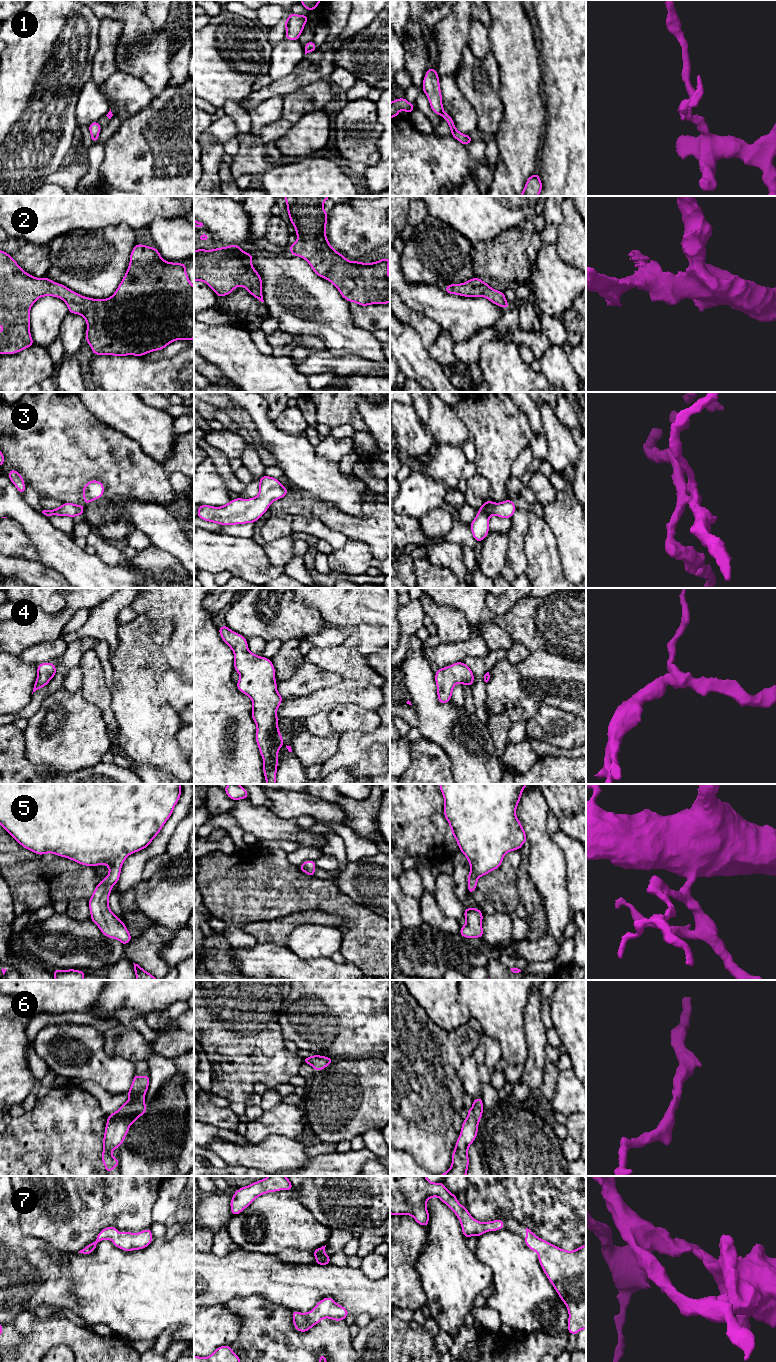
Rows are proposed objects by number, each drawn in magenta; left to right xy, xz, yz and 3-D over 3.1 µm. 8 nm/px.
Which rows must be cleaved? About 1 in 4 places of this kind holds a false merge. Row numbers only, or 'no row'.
1

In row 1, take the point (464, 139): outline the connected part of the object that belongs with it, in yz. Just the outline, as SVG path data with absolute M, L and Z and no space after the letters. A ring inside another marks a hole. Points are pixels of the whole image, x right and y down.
M443 112L441 114L442 118L445 119L450 127L451 130L451 135L458 141L460 141L463 145L467 146L468 144L470 144L470 142L472 141L471 136L469 135L465 135L463 133L460 133L457 128L455 127L454 121L451 118L451 116L445 112Z

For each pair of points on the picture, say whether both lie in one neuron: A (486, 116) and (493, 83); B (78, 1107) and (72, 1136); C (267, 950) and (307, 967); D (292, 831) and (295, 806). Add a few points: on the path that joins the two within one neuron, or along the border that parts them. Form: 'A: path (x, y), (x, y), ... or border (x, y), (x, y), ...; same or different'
A: path (487, 108), (487, 91); same
B: path (72, 1114), (72, 1129); same
C: path (277, 960), (288, 967), (297, 967); same
D: border (272, 812), (280, 817), (294, 819); different

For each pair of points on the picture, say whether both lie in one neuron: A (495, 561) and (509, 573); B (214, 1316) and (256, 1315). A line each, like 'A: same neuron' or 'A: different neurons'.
A: different neurons
B: different neurons

